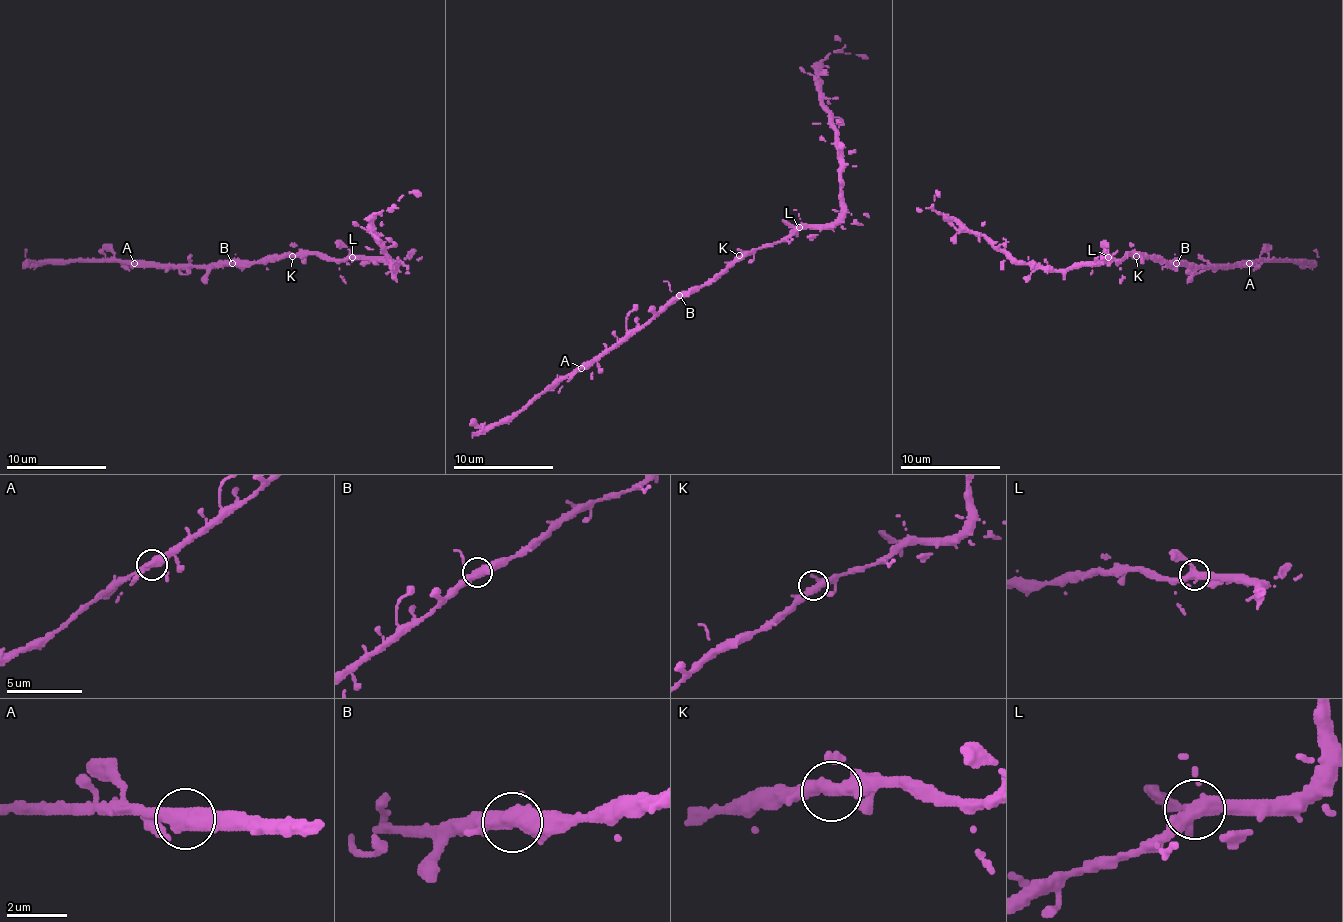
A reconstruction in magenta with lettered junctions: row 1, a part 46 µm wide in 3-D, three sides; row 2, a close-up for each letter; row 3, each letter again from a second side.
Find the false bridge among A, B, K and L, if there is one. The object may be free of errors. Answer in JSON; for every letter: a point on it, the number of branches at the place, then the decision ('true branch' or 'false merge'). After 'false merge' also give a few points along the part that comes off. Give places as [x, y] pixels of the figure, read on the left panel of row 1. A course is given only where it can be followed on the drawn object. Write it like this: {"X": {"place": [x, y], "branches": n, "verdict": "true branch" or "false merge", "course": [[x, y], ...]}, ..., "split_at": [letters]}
{"A": {"place": [134, 263], "branches": 3, "verdict": "true branch"}, "B": {"place": [232, 263], "branches": 3, "verdict": "true branch"}, "K": {"place": [292, 256], "branches": 3, "verdict": "true branch"}, "L": {"place": [352, 257], "branches": 3, "verdict": "true branch"}, "split_at": []}

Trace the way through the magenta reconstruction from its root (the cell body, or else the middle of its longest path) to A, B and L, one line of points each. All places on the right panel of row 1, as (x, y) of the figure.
A: (1139, 253), (1154, 256), (1159, 261), (1186, 261), (1196, 266), (1249, 263)
B: (1139, 253), (1176, 263)
L: (1139, 253), (1129, 253), (1124, 258), (1109, 256)

